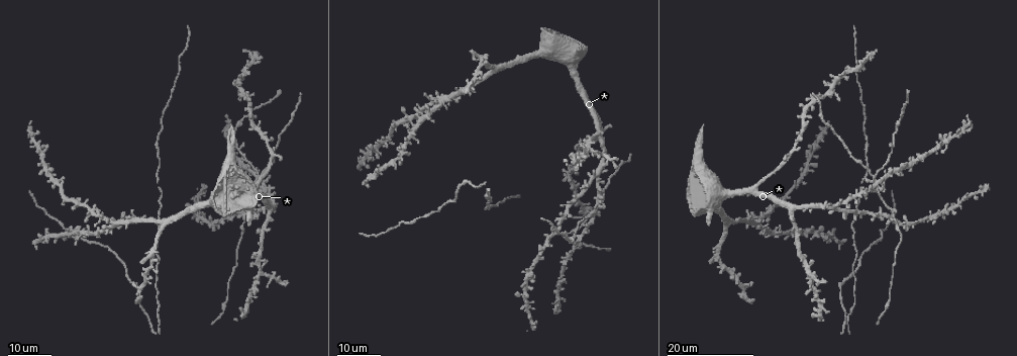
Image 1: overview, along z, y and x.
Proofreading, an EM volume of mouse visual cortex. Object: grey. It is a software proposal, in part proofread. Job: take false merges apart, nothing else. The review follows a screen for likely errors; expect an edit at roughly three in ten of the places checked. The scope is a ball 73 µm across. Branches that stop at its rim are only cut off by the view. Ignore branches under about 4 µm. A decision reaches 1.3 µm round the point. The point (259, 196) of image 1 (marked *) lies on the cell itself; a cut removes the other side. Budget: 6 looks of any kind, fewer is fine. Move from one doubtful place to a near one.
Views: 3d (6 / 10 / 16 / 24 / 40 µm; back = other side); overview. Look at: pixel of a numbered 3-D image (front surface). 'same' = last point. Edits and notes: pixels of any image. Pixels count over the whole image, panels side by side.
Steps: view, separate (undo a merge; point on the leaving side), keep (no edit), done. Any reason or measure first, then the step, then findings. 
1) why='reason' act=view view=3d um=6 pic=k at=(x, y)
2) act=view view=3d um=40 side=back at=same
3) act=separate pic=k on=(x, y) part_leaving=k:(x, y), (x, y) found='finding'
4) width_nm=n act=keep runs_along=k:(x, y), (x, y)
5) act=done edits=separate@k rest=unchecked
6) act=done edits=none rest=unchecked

act=view view=3d um=24 pic=1 at=(539, 49)

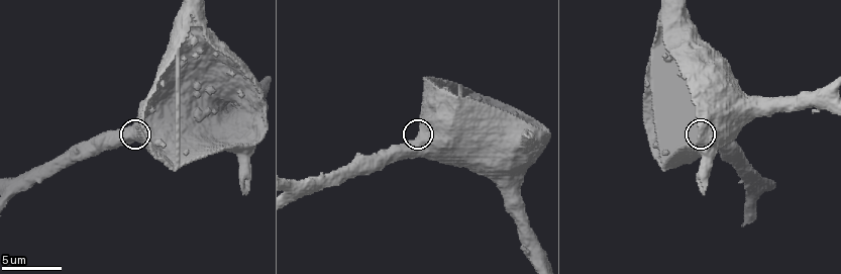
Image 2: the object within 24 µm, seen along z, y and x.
why='closer look' act=view view=3d um=6 pic=2 at=(133, 132)

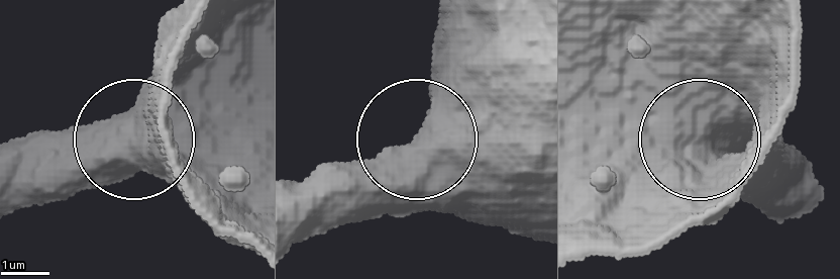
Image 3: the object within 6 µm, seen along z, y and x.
act=keep runs_along=3:(798, 64), (765, 68), (681, 128), (633, 112), (576, 56) found='continuous, no second cell'

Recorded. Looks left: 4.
why='three-way junction' act=view view=3d um=24 pic=1 at=(585, 215)

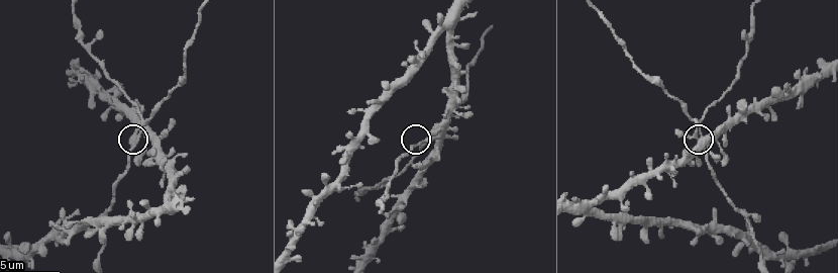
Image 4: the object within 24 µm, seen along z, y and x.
act=view view=3d um=6 pic=4 at=(140, 133)

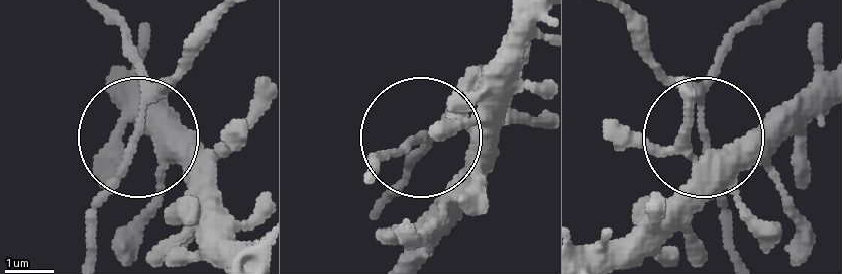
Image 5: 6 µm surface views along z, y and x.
width_nm=100 act=keep found='all the same cell'

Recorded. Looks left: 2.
act=view view=3d um=24 pic=1 at=(179, 70)

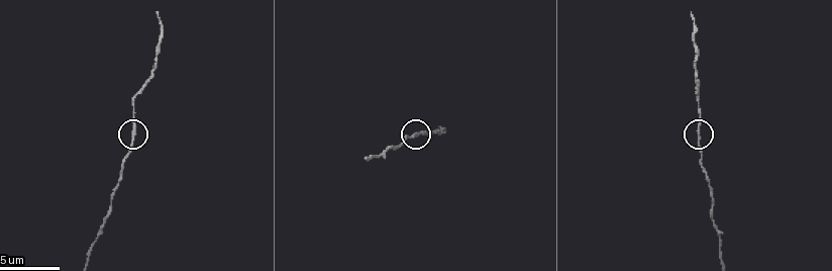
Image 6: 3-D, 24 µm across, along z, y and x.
why='zoom in' act=view view=3d um=6 pic=6 at=(135, 134)

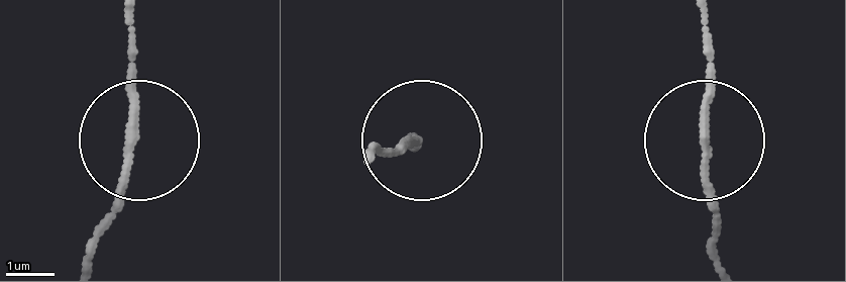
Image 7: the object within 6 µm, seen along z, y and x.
act=keep found='continuous, no second cell'

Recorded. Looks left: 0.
act=done edits=none rest=unchecked

